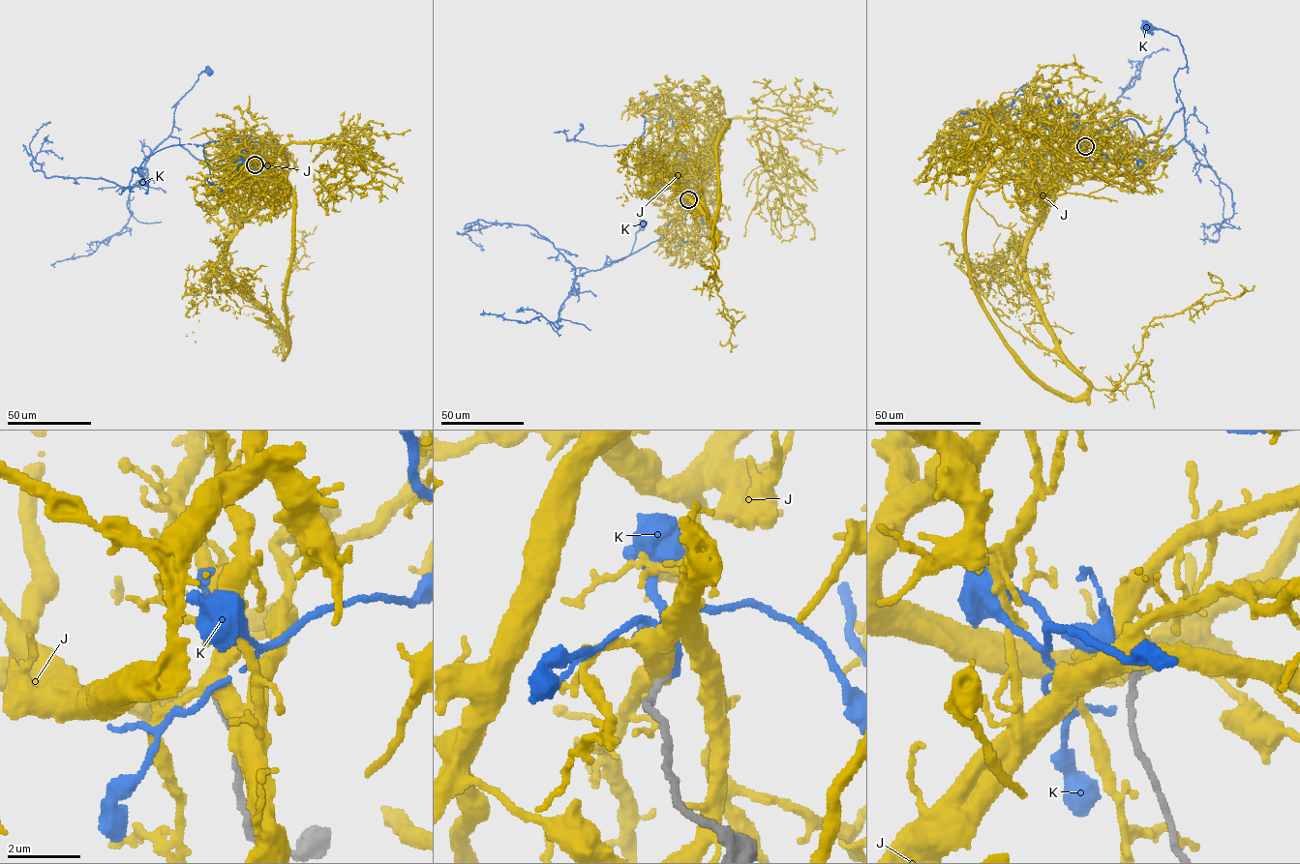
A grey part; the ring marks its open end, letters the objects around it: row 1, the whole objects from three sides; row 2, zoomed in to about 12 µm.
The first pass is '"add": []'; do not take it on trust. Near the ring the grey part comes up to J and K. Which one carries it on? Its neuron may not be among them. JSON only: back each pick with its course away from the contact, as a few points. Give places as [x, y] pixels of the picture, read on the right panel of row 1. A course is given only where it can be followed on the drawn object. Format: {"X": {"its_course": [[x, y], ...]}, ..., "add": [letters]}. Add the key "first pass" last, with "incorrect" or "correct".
{"K": {"its_course": [[1085, 147], [1073, 114], [1093, 134], [1133, 119], [1152, 142], [1183, 105], [1179, 38], [1145, 28]]}, "add": ["K"], "first pass": "incorrect"}

